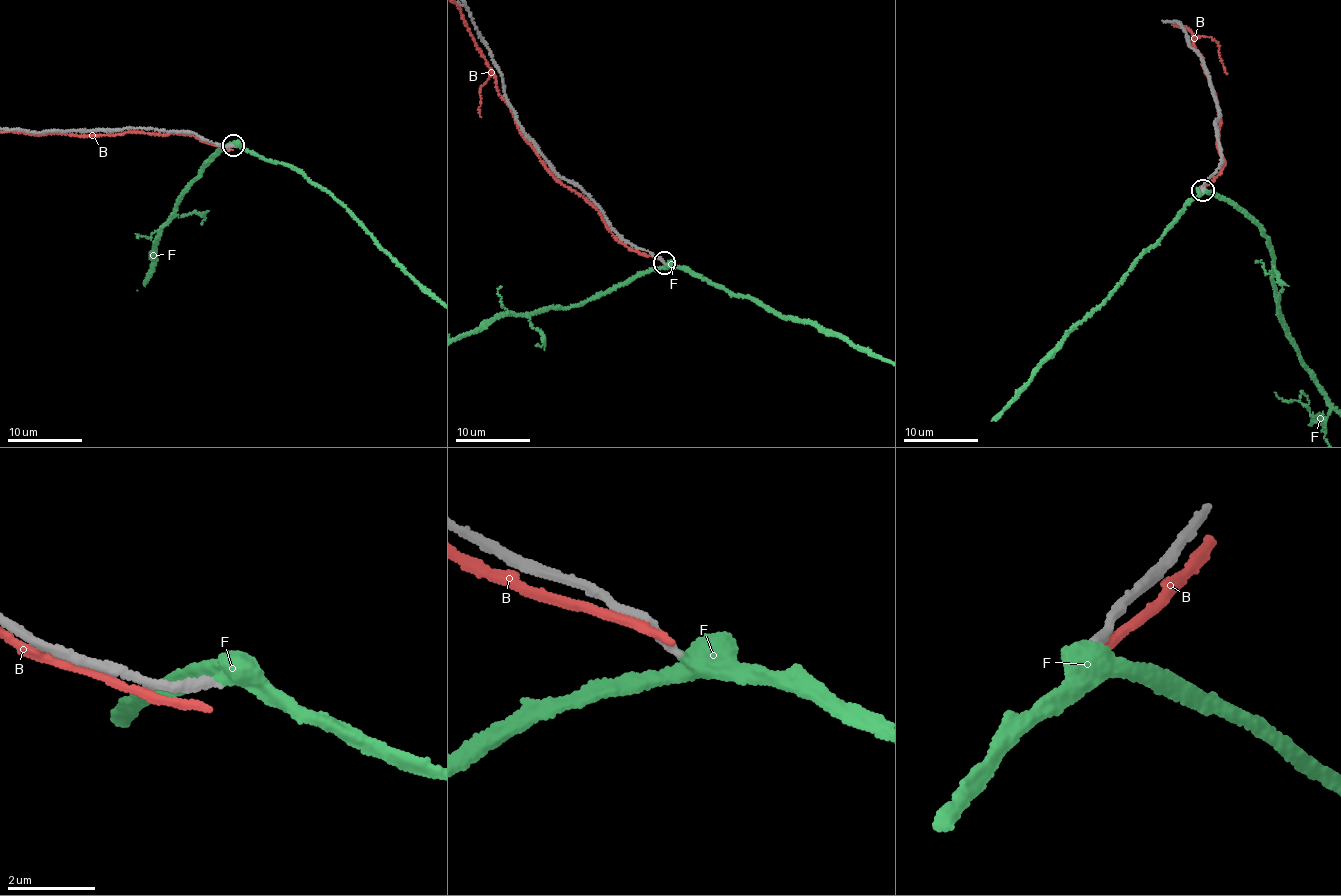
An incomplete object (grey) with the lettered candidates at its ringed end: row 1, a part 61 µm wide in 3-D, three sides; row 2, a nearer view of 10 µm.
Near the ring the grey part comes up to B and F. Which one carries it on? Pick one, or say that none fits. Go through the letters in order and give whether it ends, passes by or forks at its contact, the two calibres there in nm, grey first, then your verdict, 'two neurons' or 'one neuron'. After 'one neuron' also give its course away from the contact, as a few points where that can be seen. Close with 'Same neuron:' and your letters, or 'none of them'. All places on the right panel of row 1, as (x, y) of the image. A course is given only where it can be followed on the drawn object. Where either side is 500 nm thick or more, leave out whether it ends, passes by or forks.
B: it ends | 300/280 nm | two neurons
F: it passes by | 240/400 nm | one neuron
Same neuron: F

